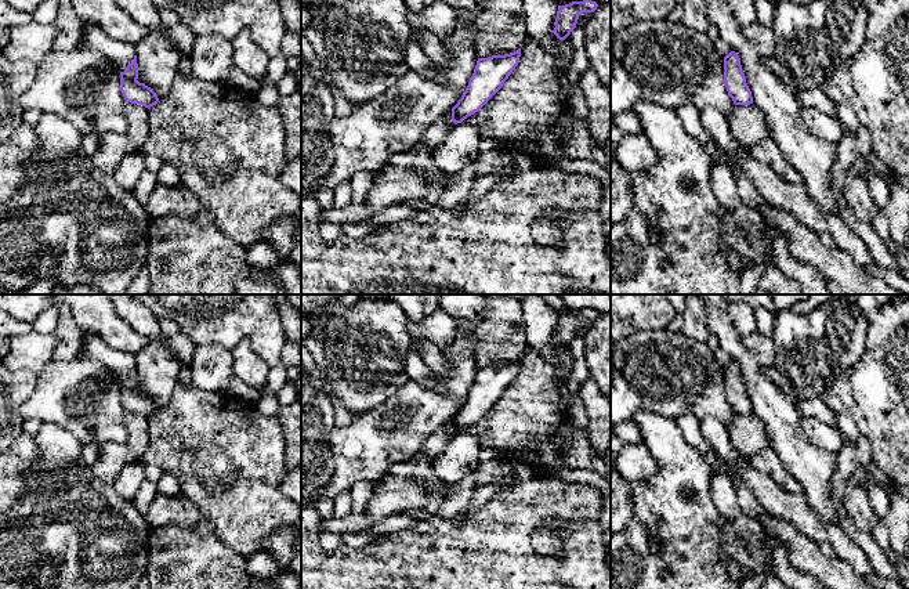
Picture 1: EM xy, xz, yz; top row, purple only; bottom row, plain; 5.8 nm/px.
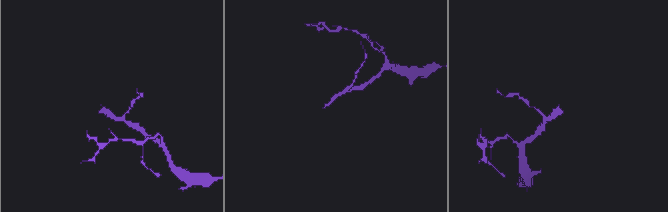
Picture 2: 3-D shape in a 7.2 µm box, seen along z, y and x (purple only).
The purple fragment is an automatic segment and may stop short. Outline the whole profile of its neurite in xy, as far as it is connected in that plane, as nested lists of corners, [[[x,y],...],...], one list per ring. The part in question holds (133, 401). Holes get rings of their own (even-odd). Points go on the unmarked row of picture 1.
[[[84,332],[83,357],[99,361],[120,382],[120,401],[127,412],[148,419],[159,412],[153,398],[137,390],[135,355],[113,350],[99,336]]]

